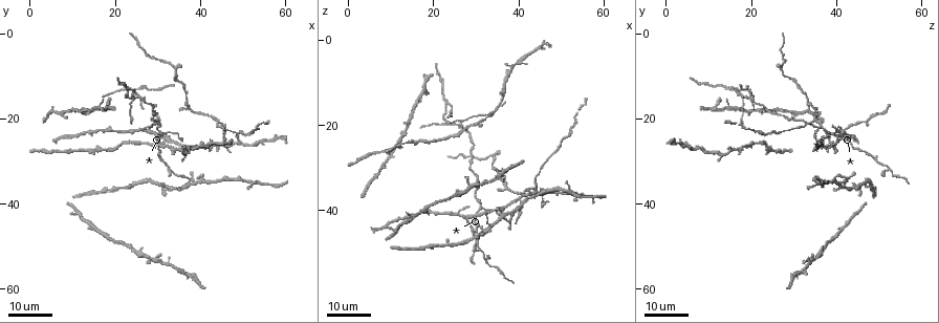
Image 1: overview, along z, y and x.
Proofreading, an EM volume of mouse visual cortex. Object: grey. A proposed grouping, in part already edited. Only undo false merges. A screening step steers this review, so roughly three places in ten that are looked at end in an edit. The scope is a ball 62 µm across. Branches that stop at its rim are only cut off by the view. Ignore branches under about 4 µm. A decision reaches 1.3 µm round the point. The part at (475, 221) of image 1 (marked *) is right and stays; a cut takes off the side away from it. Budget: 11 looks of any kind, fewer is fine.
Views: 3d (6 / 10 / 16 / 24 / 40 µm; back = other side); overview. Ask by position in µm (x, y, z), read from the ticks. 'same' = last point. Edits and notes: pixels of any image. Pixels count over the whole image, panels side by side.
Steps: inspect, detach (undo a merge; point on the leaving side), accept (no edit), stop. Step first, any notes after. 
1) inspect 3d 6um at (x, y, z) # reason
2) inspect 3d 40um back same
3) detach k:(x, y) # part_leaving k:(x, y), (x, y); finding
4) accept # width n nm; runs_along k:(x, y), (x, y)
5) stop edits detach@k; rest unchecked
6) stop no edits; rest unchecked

inspect 3d 16um at (31.0, 24.0, 39.5) # three arms meet

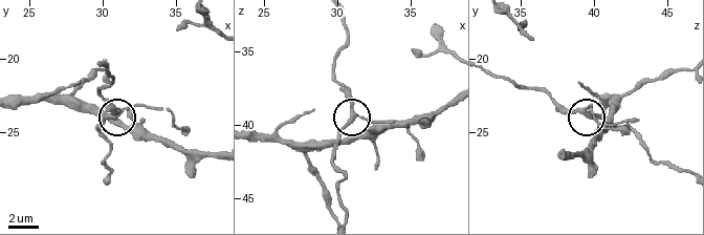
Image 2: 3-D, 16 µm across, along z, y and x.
inspect 3d 10um at (31.4, 23.6, 39.2) # closer look

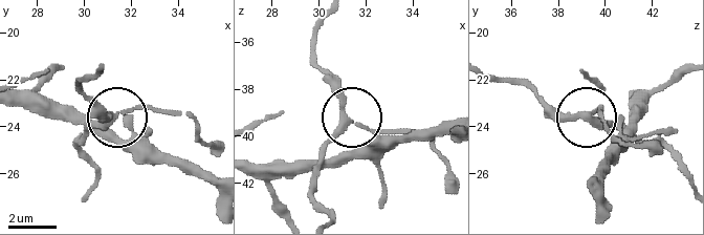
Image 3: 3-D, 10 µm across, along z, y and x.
accept # width 220 nm; runs_along 3:(76, 150), (91, 130), (125, 112), (189, 110); all the same neuron

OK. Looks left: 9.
inspect 3d 24um at (23.0, 13.5, 14.5) # two arms in line, one across

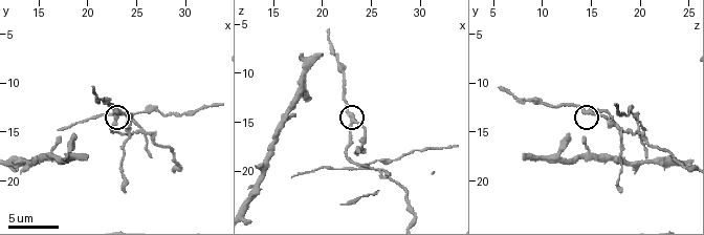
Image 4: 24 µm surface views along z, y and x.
inspect 3d 6um at (23.4, 12.8, 14.8)

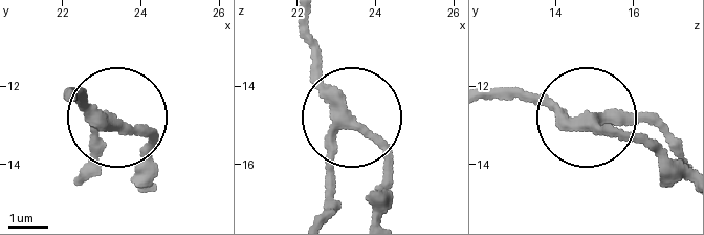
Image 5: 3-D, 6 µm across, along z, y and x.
accept # runs_along 5:(324, 214), (340, 104), (301, 37); all the same neuron

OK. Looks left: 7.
inspect 3d 24um at (37.5, 18.0, 34.5) # side arm on a straight run

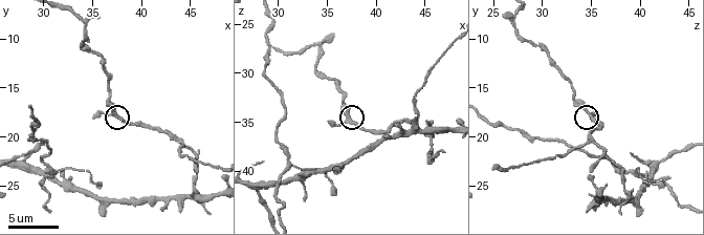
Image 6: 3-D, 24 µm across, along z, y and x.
inspect 3d 10um at (37.4, 17.6, 35.2)

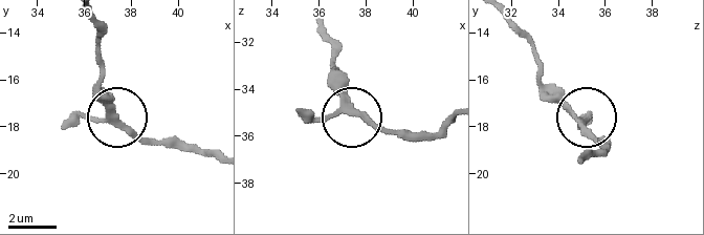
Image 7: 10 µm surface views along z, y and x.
inspect 3d 6um at (37.5, 17.7, 34.9)

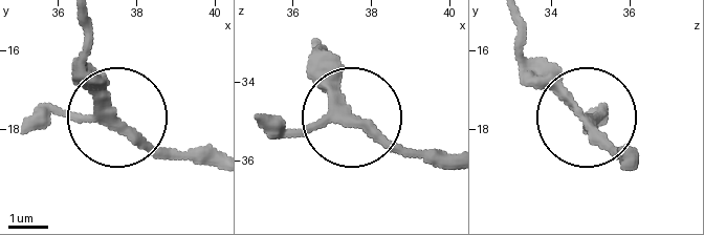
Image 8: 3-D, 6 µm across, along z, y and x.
accept # runs_along 8:(446, 158), (356, 129), (316, 51); continuous, no second neuron

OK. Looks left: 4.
inspect 3d 16um at (28.0, 22.8, 41.8)

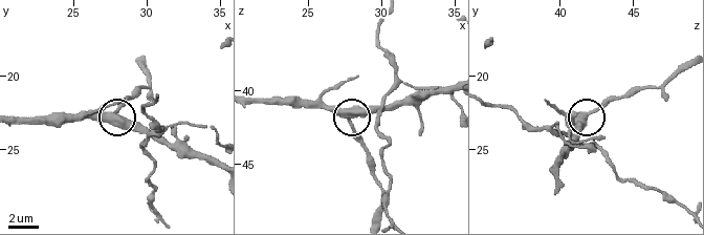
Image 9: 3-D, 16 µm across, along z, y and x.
accept # arms 3; one neuron here

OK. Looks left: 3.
inspect 3d 16um at (32.5, 32.0, 53.0) # two arms in line, one across

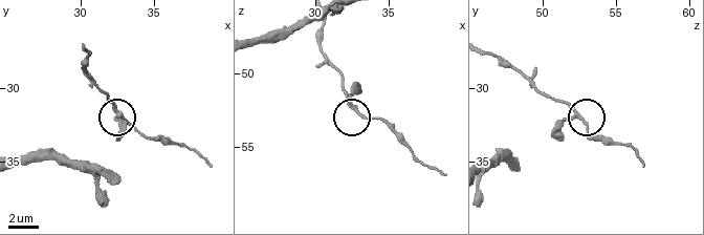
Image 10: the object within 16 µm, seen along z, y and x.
inspect 3d 10um at (32.8, 31.8, 52.4)

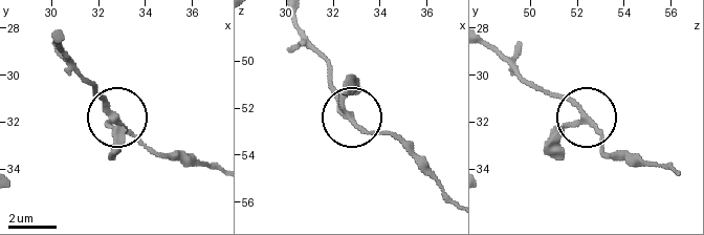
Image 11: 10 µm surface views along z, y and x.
accept # arms 3; runs_along 11:(62, 34), (68, 62), (156, 155); all the same neuron

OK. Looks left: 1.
stop no edits; rest unchecked

